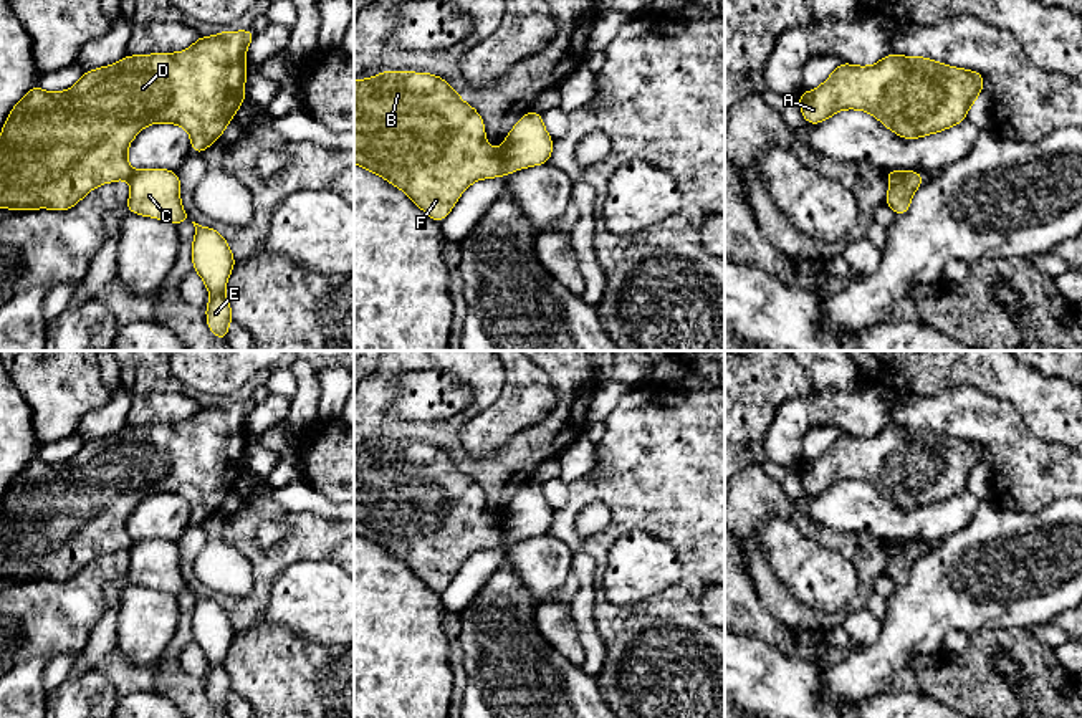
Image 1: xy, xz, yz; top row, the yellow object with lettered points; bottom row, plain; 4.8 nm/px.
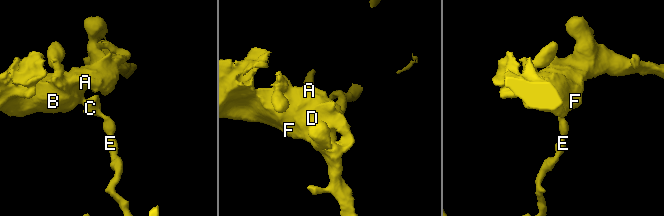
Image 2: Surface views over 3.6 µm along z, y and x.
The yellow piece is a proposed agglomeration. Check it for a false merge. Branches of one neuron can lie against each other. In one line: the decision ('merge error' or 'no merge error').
merge error

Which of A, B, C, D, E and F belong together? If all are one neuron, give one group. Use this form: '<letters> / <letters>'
A B D F / C E

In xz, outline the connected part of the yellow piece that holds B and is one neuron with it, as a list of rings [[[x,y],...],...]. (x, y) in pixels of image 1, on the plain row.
[[[384,442],[354,452],[354,534],[404,561],[430,589],[442,592],[463,561],[480,549],[501,546],[503,531],[485,510],[485,493],[475,478],[440,447],[410,442]]]

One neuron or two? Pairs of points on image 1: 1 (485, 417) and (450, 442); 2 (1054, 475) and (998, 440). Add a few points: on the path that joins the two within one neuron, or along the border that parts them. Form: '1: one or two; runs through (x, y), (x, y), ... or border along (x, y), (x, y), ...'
1: two; border along (493, 402), (462, 426)
2: one; runs through (1041, 473), (1036, 473), (1011, 449)

